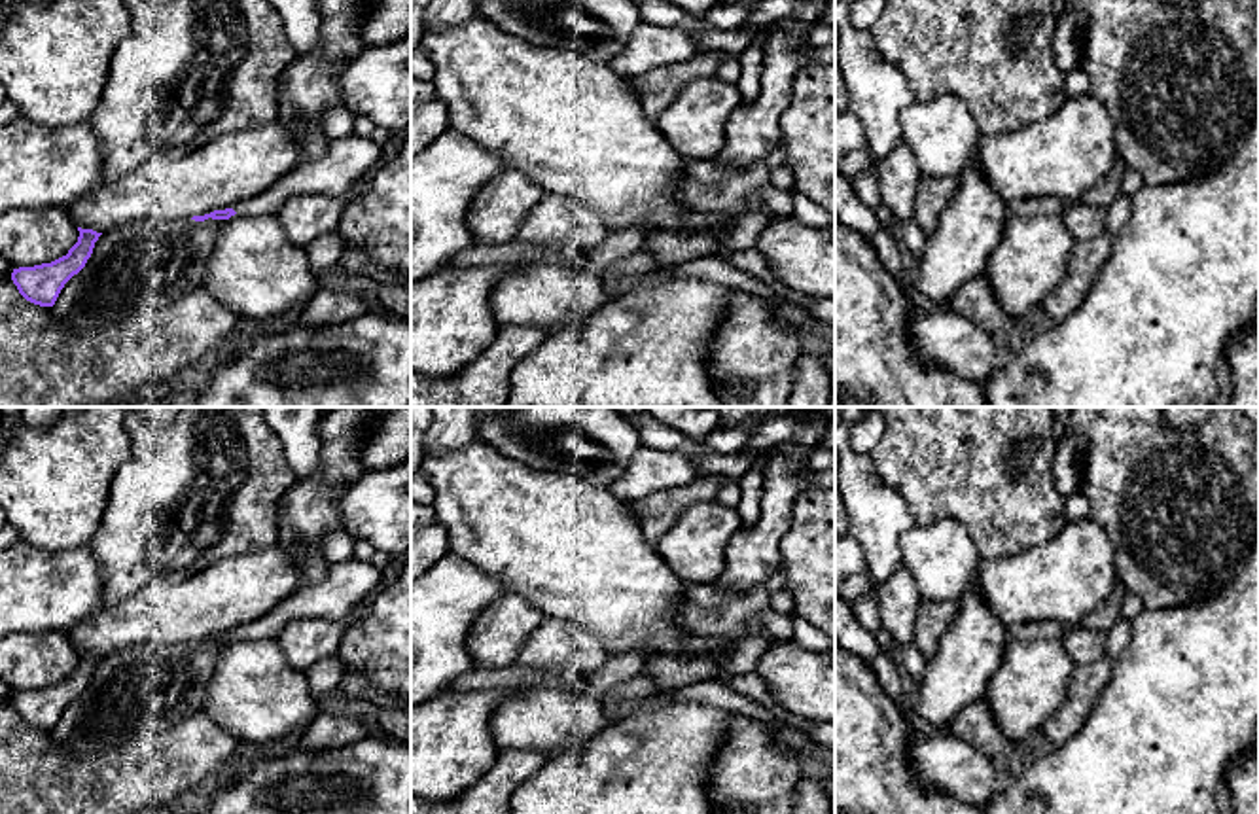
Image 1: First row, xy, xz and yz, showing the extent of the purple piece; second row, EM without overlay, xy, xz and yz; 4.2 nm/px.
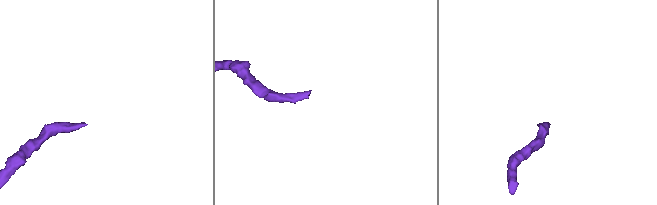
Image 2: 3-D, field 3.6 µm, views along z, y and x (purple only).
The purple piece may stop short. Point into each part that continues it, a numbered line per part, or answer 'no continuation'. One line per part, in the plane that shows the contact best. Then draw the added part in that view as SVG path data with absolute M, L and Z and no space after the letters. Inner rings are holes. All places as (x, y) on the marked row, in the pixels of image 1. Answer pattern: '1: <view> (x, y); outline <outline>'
1: xy (332, 175); outline M348 134L329 140L322 157L303 157L271 189L233 206L233 210L239 216L276 216L293 195L345 197L354 180L375 167L379 159L381 148L369 136Z

